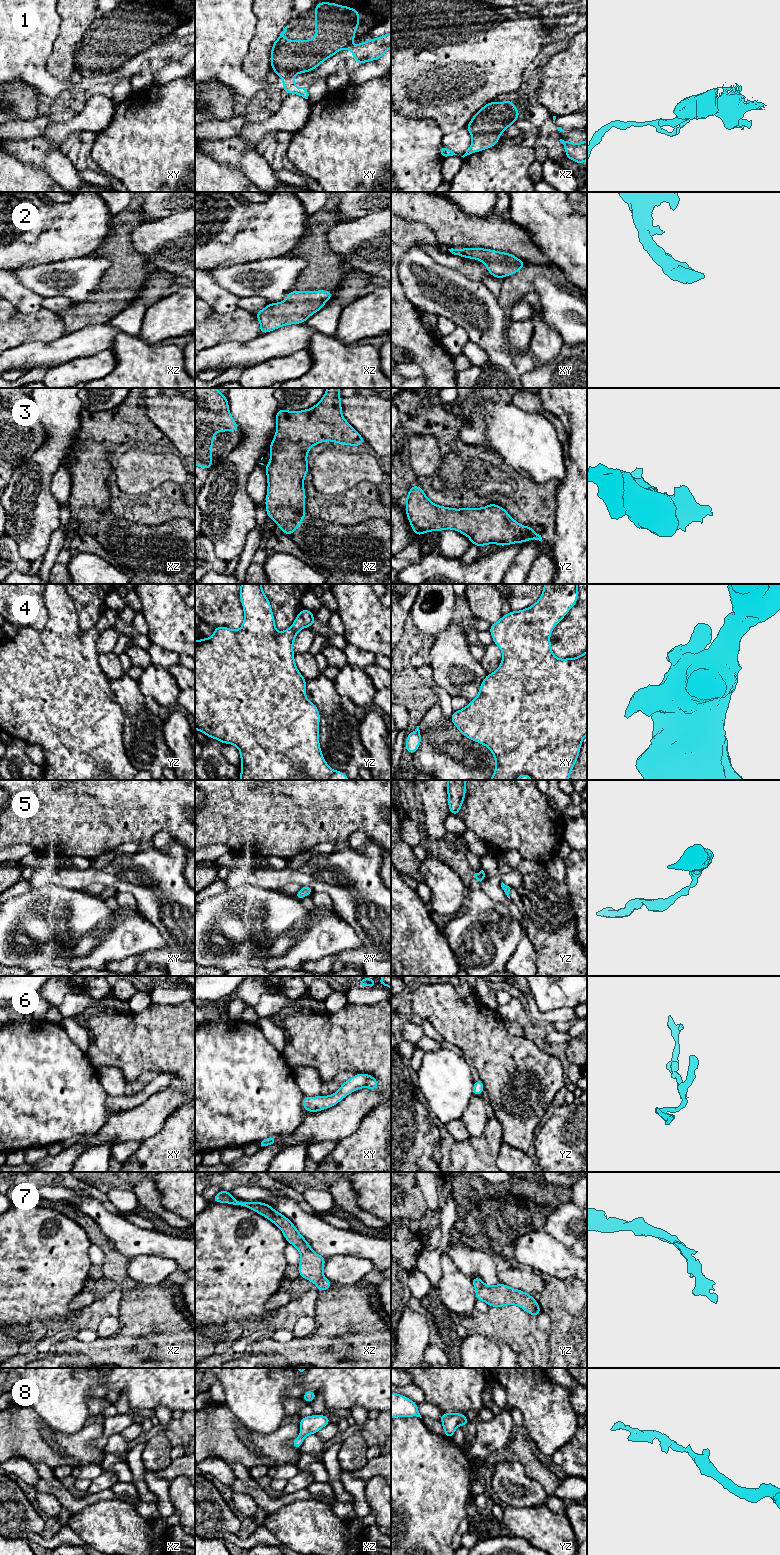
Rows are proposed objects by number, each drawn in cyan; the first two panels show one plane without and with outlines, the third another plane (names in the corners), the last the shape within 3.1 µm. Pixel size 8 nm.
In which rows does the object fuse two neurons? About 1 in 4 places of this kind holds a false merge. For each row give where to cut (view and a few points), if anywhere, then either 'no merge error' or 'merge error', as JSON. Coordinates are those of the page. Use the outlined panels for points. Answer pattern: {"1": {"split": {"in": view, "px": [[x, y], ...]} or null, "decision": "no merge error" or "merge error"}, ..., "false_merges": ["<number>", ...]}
{"1": {"split": null, "decision": "no merge error"}, "2": {"split": null, "decision": "no merge error"}, "3": {"split": null, "decision": "no merge error"}, "4": {"split": null, "decision": "no merge error"}, "5": {"split": null, "decision": "no merge error"}, "6": {"split": null, "decision": "no merge error"}, "7": {"split": null, "decision": "no merge error"}, "8": {"split": null, "decision": "no merge error"}, "false_merges": []}

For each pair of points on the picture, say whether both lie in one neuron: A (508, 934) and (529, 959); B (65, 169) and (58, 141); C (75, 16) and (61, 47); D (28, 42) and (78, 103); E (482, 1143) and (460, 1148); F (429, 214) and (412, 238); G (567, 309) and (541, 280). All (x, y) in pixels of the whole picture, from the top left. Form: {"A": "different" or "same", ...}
{"A": "different", "B": "different", "C": "same", "D": "same", "E": "same", "F": "different", "G": "same"}

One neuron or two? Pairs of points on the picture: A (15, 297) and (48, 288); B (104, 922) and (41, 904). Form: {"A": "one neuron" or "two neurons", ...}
{"A": "two neurons", "B": "one neuron"}

